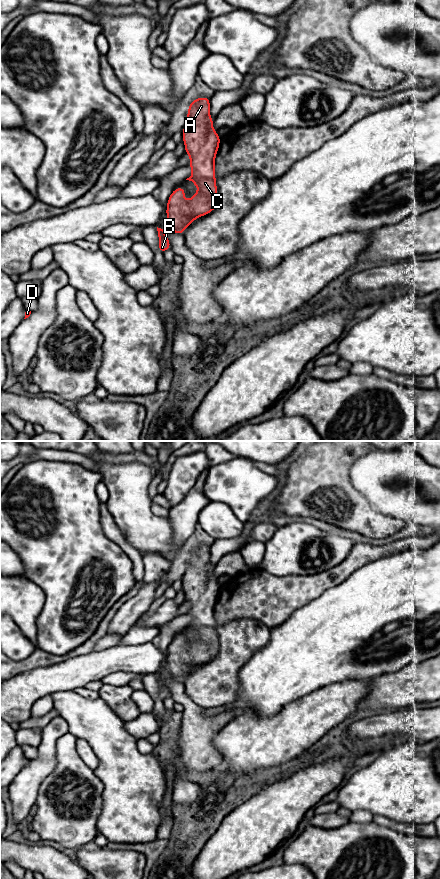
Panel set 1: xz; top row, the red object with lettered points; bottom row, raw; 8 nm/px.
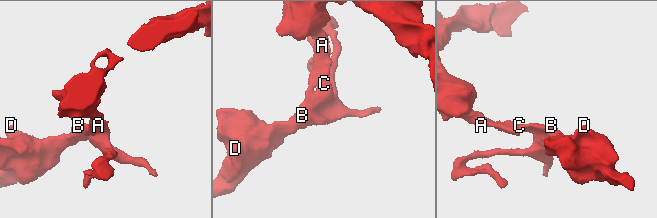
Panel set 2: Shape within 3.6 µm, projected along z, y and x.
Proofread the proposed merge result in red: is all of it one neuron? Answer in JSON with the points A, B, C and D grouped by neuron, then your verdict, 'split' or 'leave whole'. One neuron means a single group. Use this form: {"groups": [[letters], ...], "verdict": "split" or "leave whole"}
{"groups": [["A", "B", "C", "D"]], "verdict": "leave whole"}

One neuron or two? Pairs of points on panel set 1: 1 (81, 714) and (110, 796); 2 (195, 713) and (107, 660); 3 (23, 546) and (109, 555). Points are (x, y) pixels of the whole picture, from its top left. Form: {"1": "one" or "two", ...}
{"1": "one", "2": "two", "3": "one"}

